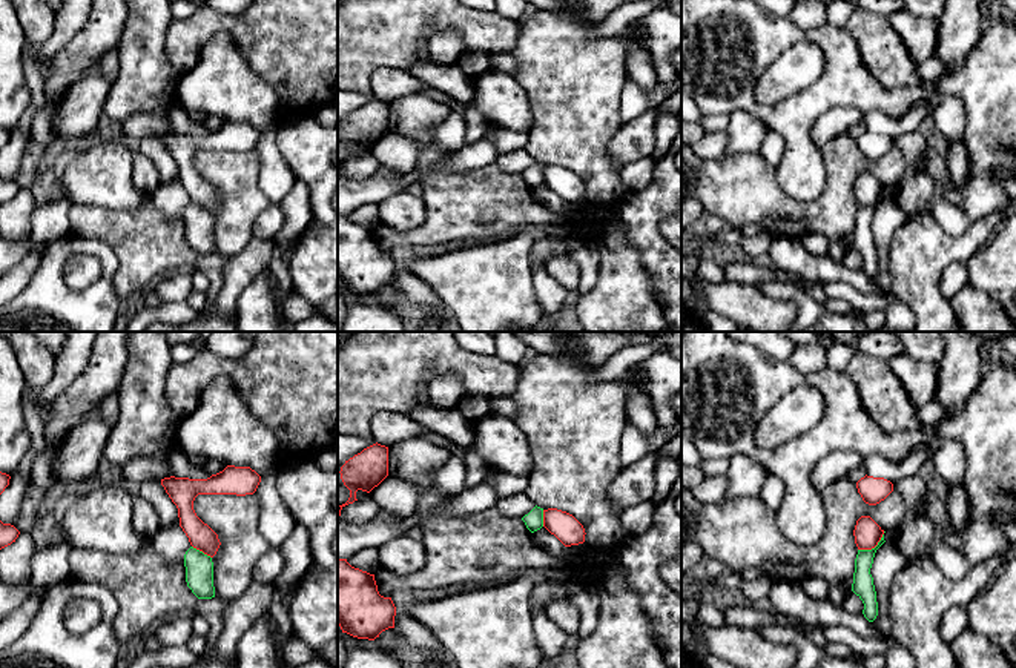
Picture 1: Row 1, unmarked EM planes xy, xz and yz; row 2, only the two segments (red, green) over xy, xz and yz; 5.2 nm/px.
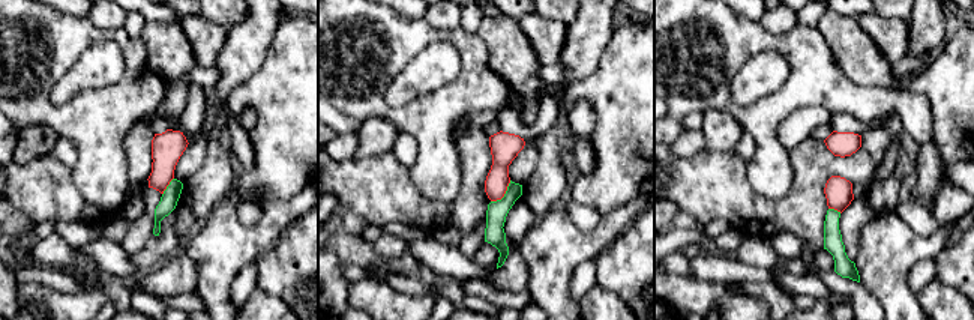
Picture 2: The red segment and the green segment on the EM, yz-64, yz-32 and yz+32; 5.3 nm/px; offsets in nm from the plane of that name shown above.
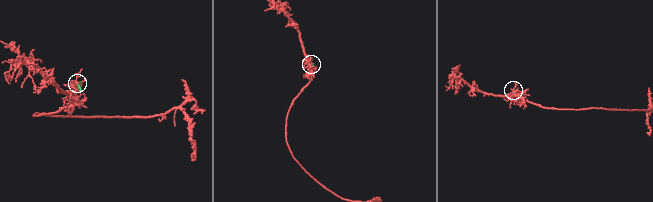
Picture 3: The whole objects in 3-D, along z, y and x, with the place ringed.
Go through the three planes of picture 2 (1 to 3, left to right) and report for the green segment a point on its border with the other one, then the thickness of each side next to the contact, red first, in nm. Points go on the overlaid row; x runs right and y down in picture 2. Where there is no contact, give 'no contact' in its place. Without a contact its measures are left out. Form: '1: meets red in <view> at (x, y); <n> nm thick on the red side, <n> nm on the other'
1: meets red in yz-64 at (167, 185); 170 nm thick on the red side, 90 nm on the other
2: meets red in yz-32 at (505, 193); 160 nm thick on the red side, 110 nm on the other
3: meets red in yz+32 at (835, 209); 150 nm thick on the red side, 100 nm on the other

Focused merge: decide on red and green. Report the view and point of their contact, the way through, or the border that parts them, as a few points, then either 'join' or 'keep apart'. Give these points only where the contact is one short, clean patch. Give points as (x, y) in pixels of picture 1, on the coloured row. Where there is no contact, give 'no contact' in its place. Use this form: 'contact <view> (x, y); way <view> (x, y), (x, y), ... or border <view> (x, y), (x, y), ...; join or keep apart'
contact yz (874, 547); border yz (884, 532), (874, 547), (858, 550); keep apart

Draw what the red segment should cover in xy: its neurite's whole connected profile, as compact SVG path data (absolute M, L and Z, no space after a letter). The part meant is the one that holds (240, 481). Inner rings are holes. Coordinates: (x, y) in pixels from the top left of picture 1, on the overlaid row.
M227 465L207 479L164 478L161 485L178 508L180 527L193 548L213 557L221 545L218 534L193 510L198 494L253 494L261 476L250 467Z

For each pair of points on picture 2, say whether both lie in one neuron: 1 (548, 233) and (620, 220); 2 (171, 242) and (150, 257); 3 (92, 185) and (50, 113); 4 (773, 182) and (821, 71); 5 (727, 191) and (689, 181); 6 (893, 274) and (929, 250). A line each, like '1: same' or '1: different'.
1: same
2: same
3: same
4: same
5: same
6: same

